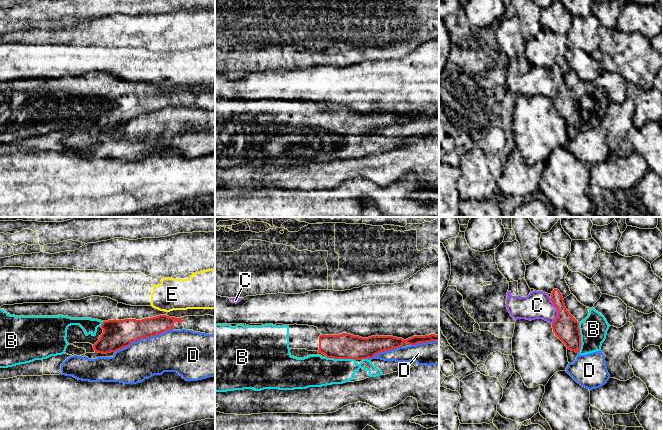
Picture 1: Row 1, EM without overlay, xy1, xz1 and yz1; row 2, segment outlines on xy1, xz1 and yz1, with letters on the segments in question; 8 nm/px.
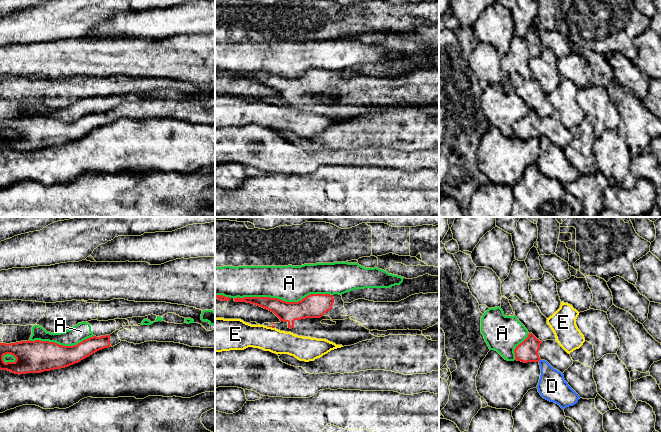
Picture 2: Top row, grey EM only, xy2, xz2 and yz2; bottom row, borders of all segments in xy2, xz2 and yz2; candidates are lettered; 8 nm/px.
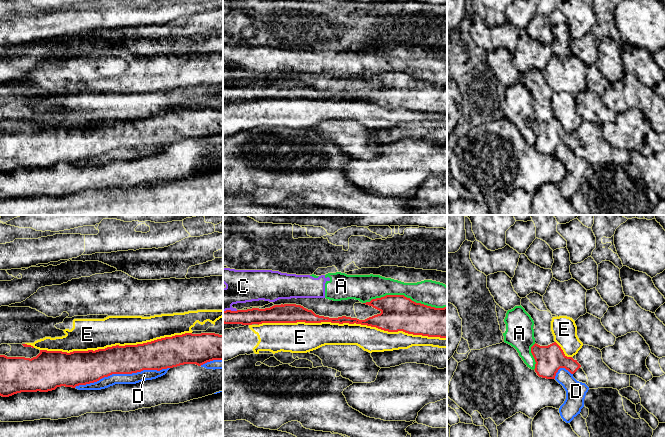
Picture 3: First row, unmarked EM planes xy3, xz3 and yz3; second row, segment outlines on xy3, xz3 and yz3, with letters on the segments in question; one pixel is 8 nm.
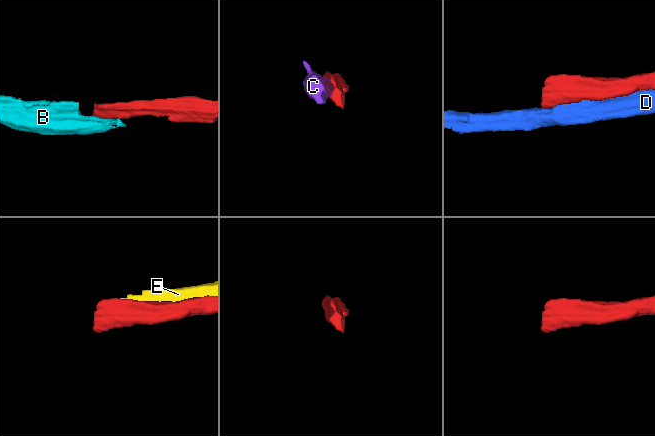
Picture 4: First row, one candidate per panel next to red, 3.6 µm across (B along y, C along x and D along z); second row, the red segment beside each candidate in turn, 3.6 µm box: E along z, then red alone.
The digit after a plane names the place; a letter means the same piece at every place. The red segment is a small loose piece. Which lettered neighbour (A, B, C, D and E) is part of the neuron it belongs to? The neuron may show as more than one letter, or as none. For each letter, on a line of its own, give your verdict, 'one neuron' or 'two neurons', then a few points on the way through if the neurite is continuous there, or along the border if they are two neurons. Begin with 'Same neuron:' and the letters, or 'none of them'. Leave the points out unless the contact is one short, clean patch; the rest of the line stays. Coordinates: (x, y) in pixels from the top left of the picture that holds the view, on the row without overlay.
Same neuron: B
A: two neurons
B: one neuron; way yz1 (566, 103), (580, 114), (585, 113), (593, 105)
C: two neurons
D: two neurons
E: two neurons

